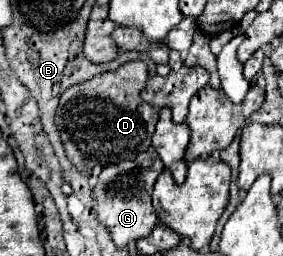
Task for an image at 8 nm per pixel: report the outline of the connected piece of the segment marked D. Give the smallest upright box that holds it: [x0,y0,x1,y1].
[55,61,159,173]

